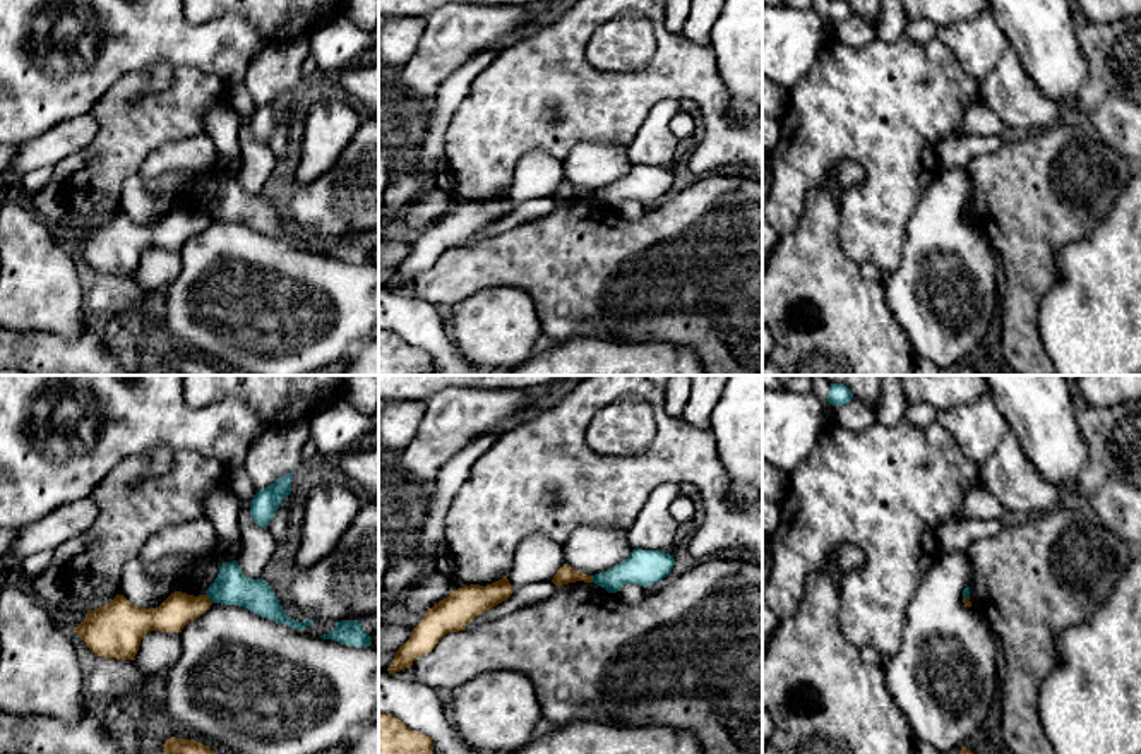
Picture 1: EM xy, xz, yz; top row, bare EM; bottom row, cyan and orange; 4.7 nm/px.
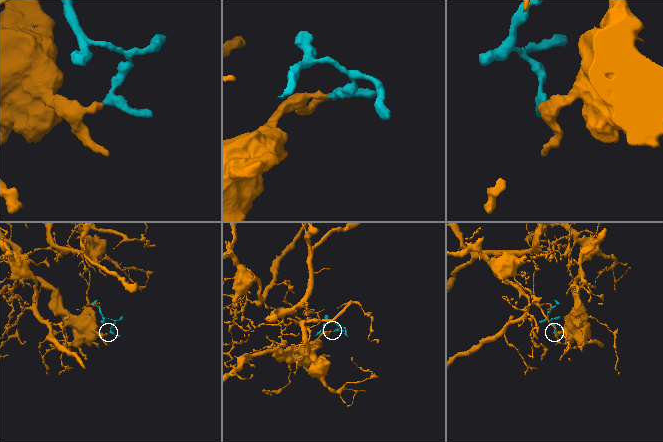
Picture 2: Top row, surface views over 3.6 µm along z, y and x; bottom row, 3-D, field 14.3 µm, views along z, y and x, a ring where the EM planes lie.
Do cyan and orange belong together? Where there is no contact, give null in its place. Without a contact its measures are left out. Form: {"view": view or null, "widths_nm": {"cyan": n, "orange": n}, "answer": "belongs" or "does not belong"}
{"view": "xy", "widths_nm": {"cyan": 170, "orange": 160}, "answer": "does not belong"}

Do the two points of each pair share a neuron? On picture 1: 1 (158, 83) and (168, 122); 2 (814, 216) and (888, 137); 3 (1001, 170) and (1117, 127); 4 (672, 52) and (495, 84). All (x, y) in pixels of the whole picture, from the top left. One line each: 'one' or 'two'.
1: two
2: two
3: two
4: one

